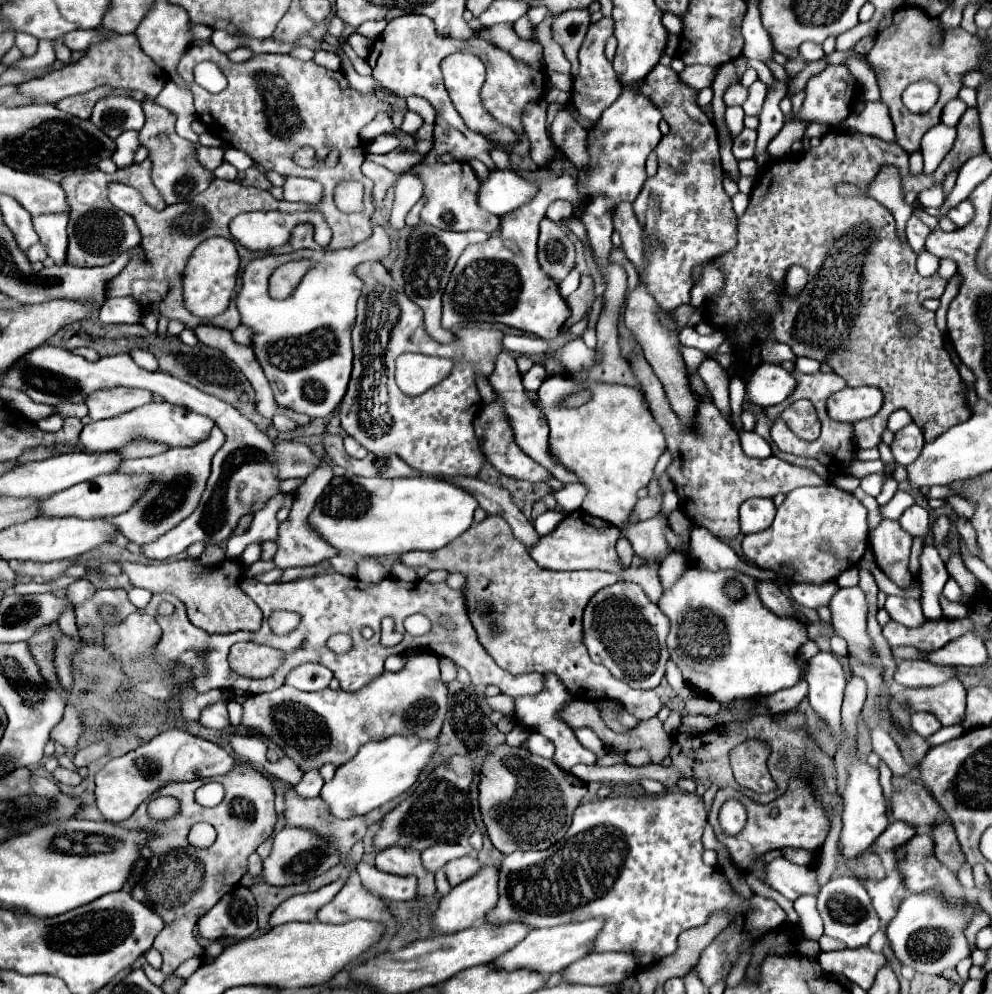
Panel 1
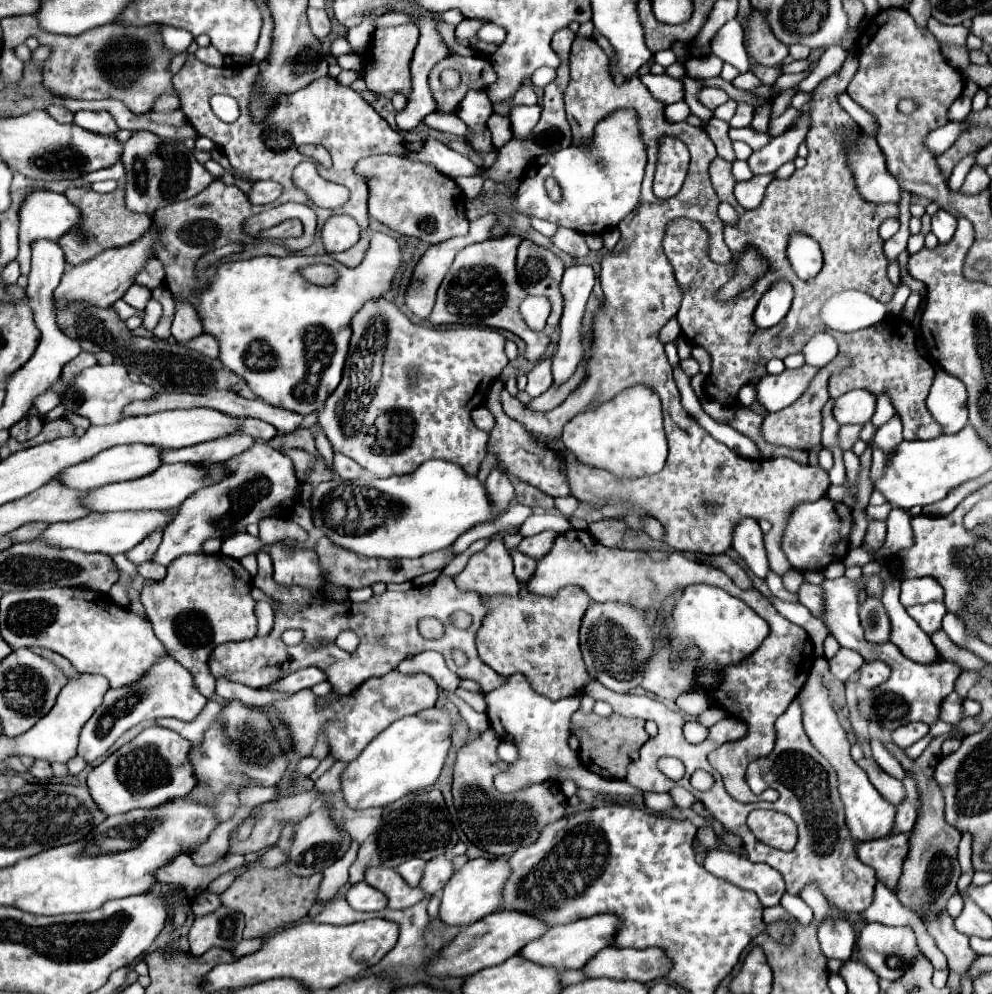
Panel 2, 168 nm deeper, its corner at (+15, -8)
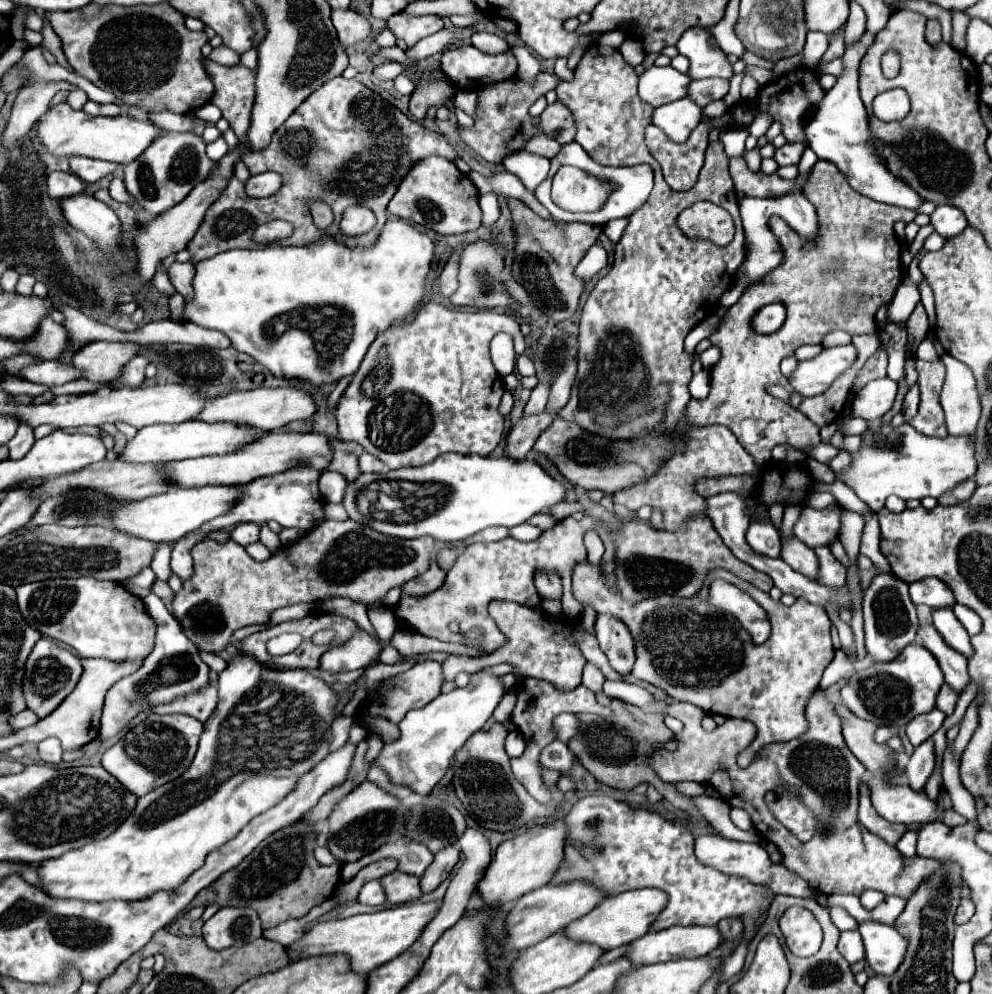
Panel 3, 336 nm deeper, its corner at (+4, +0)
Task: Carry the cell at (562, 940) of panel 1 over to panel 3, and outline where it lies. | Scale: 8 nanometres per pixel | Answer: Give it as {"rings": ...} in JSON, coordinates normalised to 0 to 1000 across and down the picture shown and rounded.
{"rings":[[[641,894],[641,896],[629,896],[617,902],[611,902],[601,914],[595,916],[593,923],[587,923],[579,929],[575,929],[569,939],[575,945],[581,945],[585,949],[601,949],[609,957],[615,957],[625,951],[633,951],[639,945],[651,941],[661,927],[661,923],[667,919],[667,914],[673,908],[673,900],[663,894]]]}

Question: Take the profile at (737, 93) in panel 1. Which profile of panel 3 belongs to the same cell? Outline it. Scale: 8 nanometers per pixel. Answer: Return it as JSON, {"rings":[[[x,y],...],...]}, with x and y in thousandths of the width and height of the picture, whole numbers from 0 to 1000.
{"rings":[[[704,79],[696,81],[694,86],[694,98],[706,108],[712,108],[716,102],[730,100],[732,94],[734,94],[732,79]]]}

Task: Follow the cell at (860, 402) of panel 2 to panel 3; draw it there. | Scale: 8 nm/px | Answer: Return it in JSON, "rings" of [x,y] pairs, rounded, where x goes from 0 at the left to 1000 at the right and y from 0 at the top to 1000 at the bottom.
{"rings":[[[895,379],[877,383],[871,391],[867,391],[861,397],[859,418],[869,420],[873,424],[887,422],[889,418],[893,418],[899,411],[901,401],[903,401],[903,393],[905,393],[905,385]]]}

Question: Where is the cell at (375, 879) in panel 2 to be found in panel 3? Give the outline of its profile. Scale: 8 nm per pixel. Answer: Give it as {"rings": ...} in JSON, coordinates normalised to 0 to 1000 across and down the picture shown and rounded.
{"rings":[[[397,876],[391,878],[387,884],[383,884],[387,896],[389,896],[389,904],[395,910],[403,910],[415,904],[421,904],[425,900],[423,896],[423,882],[405,878],[405,876]]]}

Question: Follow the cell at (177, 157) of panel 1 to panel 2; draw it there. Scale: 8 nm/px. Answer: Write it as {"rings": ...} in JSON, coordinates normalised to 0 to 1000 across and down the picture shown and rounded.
{"rings":[[[136,132],[132,140],[124,144],[122,162],[128,172],[126,202],[128,208],[136,214],[154,216],[162,208],[168,208],[184,200],[193,200],[217,182],[182,142],[164,140],[150,132]]]}

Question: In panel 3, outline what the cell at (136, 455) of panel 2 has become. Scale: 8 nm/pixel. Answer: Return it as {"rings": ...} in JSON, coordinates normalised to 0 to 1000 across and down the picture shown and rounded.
{"rings":[[[190,424],[190,426],[163,426],[153,430],[143,430],[139,438],[127,446],[125,456],[119,460],[131,466],[151,466],[151,464],[181,464],[190,460],[204,460],[204,458],[228,458],[240,454],[256,444],[262,442],[266,434],[256,430],[244,430],[238,426],[206,426],[206,424]]]}

